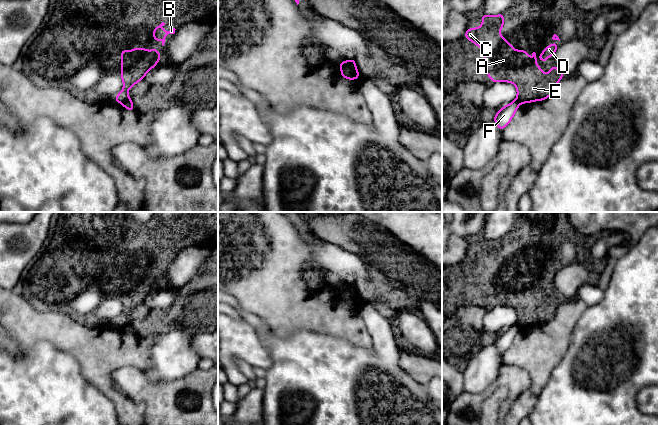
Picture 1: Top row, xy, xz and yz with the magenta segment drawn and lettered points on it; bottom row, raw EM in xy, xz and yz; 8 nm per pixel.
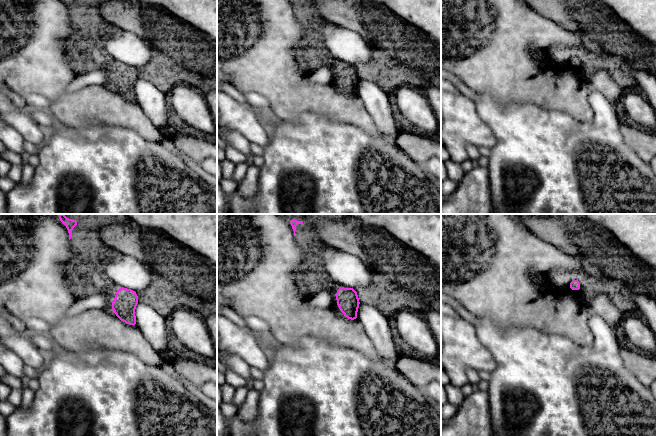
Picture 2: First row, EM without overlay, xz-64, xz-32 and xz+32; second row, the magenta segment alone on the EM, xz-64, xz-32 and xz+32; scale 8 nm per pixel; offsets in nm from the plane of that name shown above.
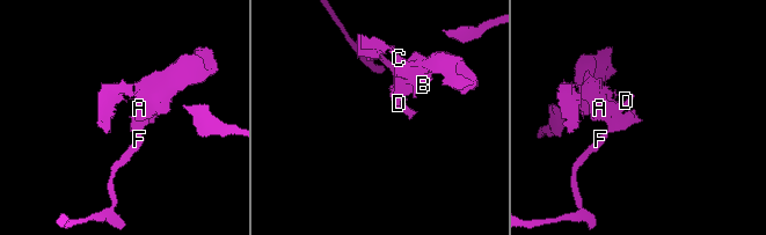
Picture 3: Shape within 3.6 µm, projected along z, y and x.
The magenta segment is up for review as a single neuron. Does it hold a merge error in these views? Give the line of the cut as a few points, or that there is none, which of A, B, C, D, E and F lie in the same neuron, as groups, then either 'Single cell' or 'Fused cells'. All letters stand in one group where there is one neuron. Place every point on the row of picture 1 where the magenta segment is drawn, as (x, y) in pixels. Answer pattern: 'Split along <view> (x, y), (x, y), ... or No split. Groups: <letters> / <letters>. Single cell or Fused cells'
Split along xy (130, 99), (121, 102). Groups: A B C D E / F. Fused cells

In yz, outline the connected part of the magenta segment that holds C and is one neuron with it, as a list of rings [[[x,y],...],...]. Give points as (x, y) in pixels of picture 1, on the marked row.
[[[504,13],[488,16],[482,14],[482,26],[468,28],[464,37],[475,43],[477,47],[484,49],[484,68],[486,74],[492,79],[492,84],[496,82],[510,82],[517,88],[516,100],[522,103],[545,100],[550,97],[558,84],[564,77],[563,72],[554,64],[552,69],[545,75],[541,67],[536,65],[536,53],[532,53],[532,59],[528,59],[528,53],[521,48],[516,51],[503,36],[500,29],[504,27]]]

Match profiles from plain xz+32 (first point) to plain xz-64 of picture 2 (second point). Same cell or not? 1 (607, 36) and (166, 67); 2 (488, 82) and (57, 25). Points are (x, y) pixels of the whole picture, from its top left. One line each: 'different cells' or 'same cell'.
1: same cell
2: same cell

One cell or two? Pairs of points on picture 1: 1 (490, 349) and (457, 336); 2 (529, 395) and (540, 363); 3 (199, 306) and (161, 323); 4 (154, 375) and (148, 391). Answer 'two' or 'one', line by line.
1: two
2: one
3: one
4: two

